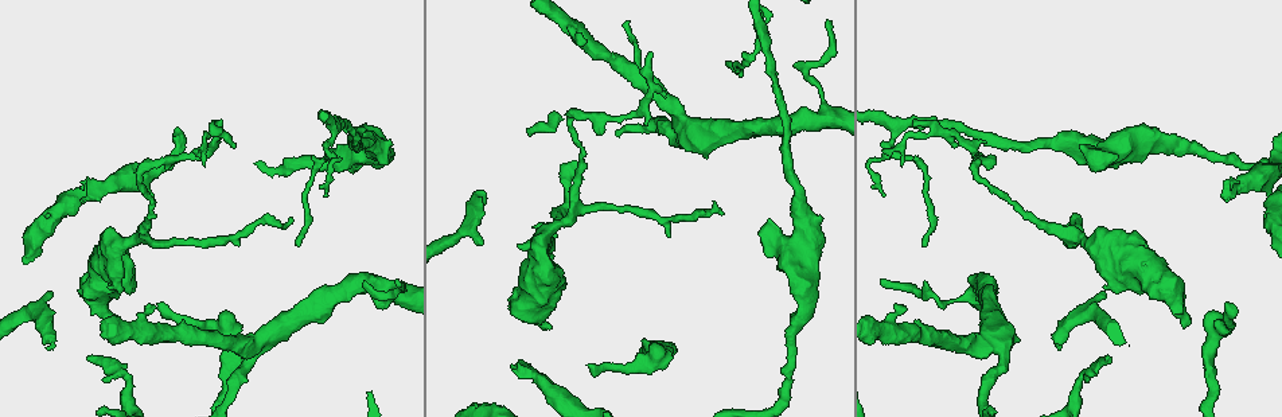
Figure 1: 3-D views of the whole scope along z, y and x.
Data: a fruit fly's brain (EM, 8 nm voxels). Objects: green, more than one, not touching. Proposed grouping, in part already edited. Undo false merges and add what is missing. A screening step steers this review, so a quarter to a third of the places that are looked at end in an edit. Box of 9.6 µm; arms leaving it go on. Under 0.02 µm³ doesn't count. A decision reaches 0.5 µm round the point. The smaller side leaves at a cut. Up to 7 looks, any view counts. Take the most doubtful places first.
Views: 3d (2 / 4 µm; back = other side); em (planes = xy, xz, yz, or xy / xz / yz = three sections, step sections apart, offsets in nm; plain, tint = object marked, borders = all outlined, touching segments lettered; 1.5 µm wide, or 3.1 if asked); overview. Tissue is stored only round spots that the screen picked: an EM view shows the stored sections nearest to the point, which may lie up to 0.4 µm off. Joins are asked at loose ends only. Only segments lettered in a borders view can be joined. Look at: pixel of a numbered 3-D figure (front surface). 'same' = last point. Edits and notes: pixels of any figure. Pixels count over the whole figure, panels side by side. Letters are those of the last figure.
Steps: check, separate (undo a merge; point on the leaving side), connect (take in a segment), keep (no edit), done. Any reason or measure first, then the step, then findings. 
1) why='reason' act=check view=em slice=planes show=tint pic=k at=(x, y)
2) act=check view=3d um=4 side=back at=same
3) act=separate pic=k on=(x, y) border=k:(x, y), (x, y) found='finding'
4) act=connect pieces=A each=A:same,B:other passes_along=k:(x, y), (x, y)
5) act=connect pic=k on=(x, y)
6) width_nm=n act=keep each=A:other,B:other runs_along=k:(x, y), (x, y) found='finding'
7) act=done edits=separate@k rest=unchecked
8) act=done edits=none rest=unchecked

why='an open end' act=check view=3d um=2 pic=1 at=(1228, 302)

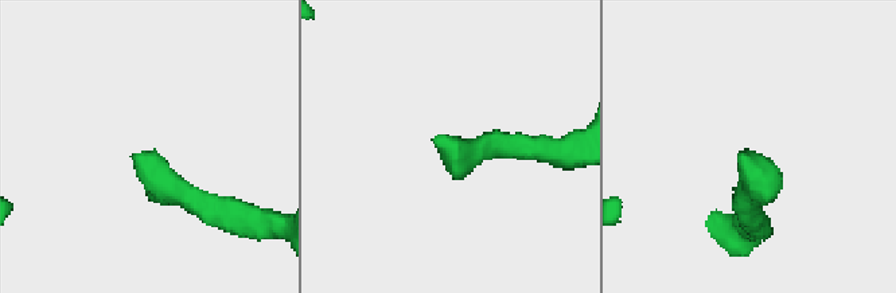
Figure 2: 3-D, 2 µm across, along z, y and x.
act=check view=em slice=xy step=8 show=borders pic=2 at=(432, 139)

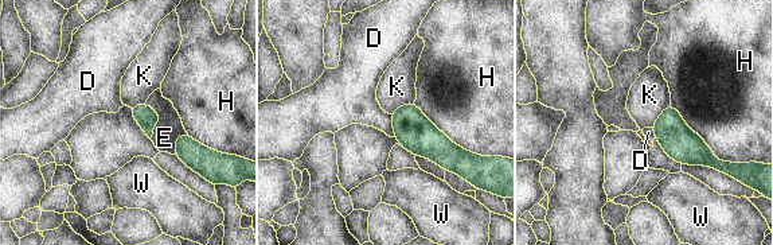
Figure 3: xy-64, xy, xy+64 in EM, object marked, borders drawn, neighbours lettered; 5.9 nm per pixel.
act=keep each=D:other,E:other,H:other,K:other,W:other border=3:(670, 105), (662, 112), (652, 128) found='no lettered segment goes on from it'

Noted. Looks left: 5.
why='tapers out' act=check view=em slice=yz step=8 show=borders pic=1 at=(650, 51)

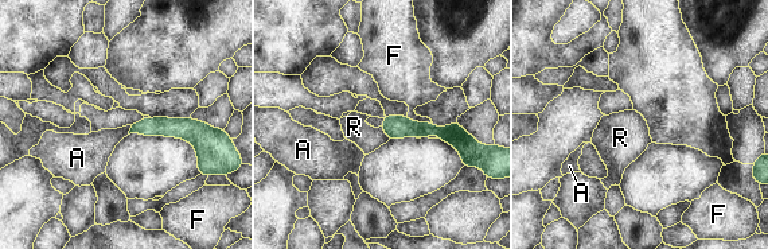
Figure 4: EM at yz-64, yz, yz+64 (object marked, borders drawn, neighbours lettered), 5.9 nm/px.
act=check view=em slice=planes show=borders at=same

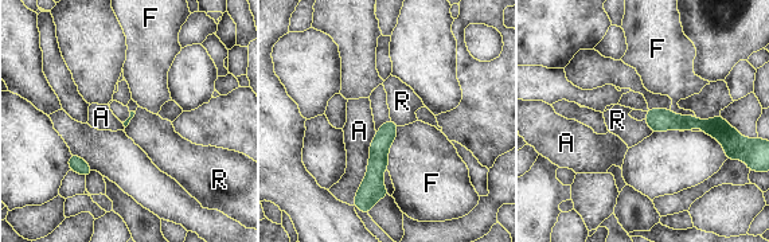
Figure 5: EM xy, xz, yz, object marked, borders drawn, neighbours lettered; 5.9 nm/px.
longest_contact=A:460nm act=keep each=A:other,F:other,R:other found='none of them fits'

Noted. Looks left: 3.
why='tapers out' act=check view=em slice=planes show=borders pic=1 at=(326, 196)

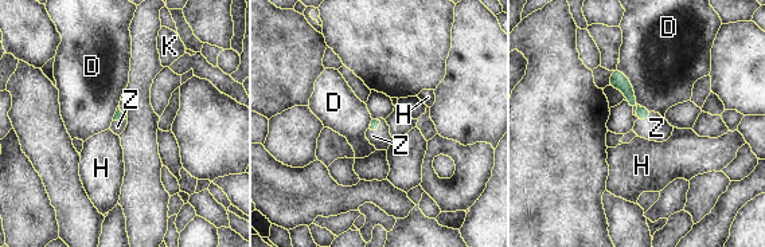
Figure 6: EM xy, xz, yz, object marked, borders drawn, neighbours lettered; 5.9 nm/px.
act=connect pieces=Z each=D:other,H:other,K:other,Z:same passes_along=6:(624, 83), (644, 120), (656, 128) found='it goes on there'

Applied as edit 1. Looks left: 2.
act=done edits=connect@6 rest=unchecked

